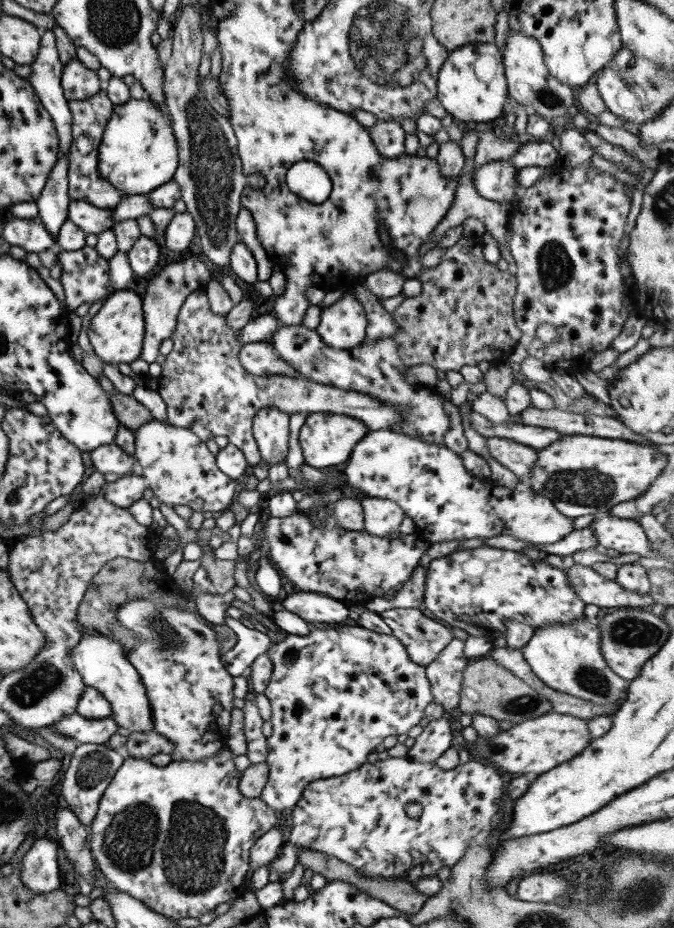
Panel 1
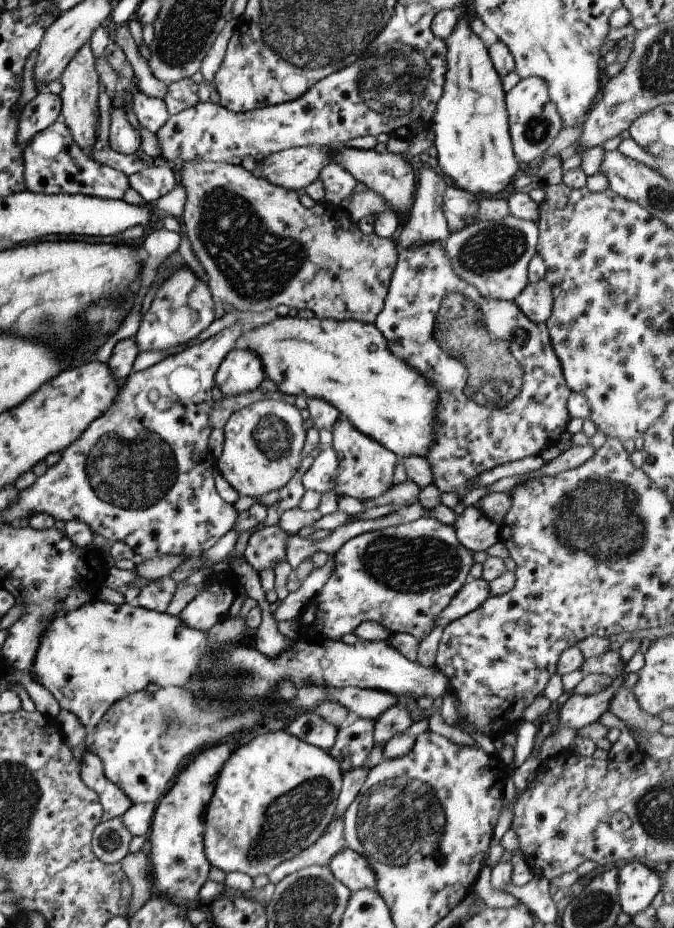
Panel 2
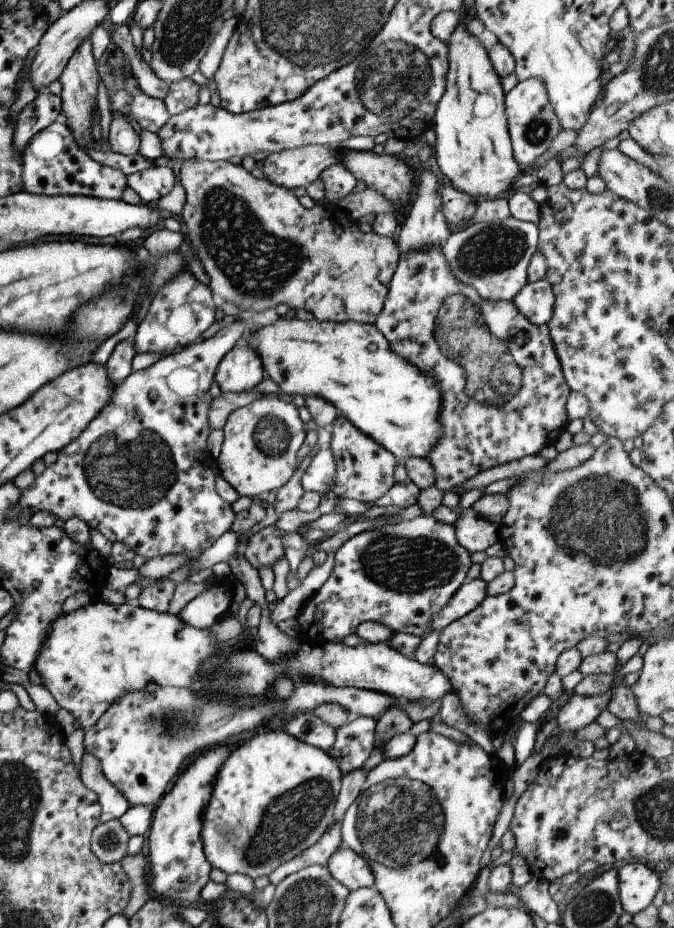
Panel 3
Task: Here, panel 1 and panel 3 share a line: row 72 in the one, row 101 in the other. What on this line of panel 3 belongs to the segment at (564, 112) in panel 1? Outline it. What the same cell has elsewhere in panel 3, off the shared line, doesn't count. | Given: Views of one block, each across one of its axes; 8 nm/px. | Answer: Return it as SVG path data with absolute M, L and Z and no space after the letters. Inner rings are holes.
M537 78L518 82L507 94L504 94L504 108L513 160L519 167L521 164L527 166L550 147L552 140L561 130L553 114L553 108L547 100L543 82Z

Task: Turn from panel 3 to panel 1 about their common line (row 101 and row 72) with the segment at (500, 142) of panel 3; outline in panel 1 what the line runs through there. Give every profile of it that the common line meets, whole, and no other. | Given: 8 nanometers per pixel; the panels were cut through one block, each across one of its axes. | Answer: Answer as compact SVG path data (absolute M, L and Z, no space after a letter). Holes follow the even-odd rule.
M470 43L462 48L449 51L437 76L436 100L452 118L461 122L485 122L503 116L503 104L508 97L502 64L502 54L494 43Z

